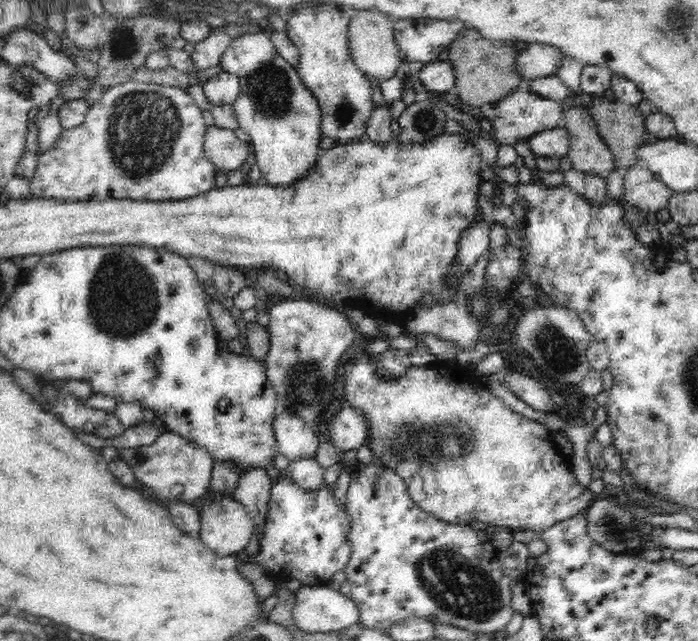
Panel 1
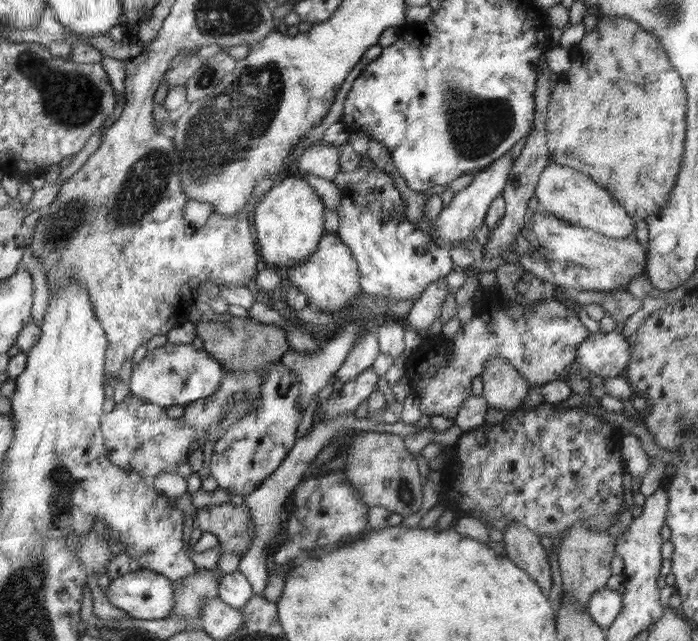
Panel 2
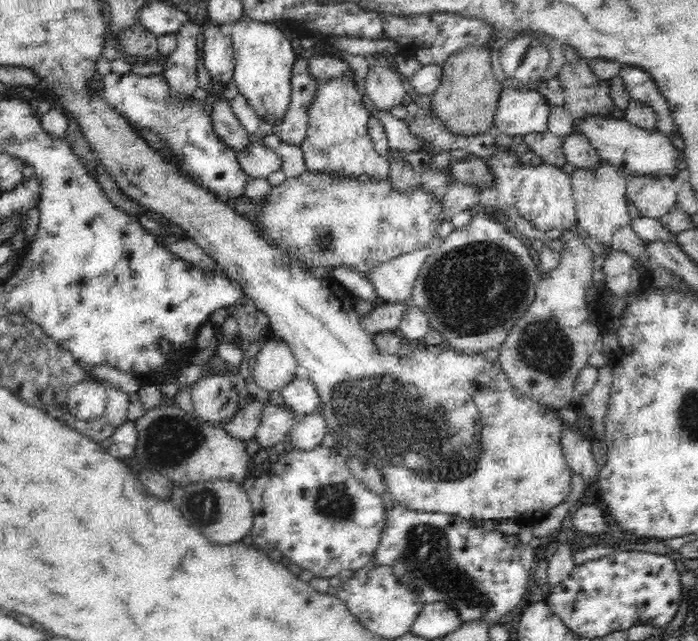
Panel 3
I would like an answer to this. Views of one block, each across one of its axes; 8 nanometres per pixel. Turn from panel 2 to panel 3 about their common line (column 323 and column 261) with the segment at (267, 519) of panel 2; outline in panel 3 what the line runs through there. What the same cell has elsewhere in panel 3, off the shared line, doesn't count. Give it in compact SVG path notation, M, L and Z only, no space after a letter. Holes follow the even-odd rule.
M264 402L264 414L256 432L259 448L279 446L286 434L290 433L298 419L290 406L280 406L272 402Z

